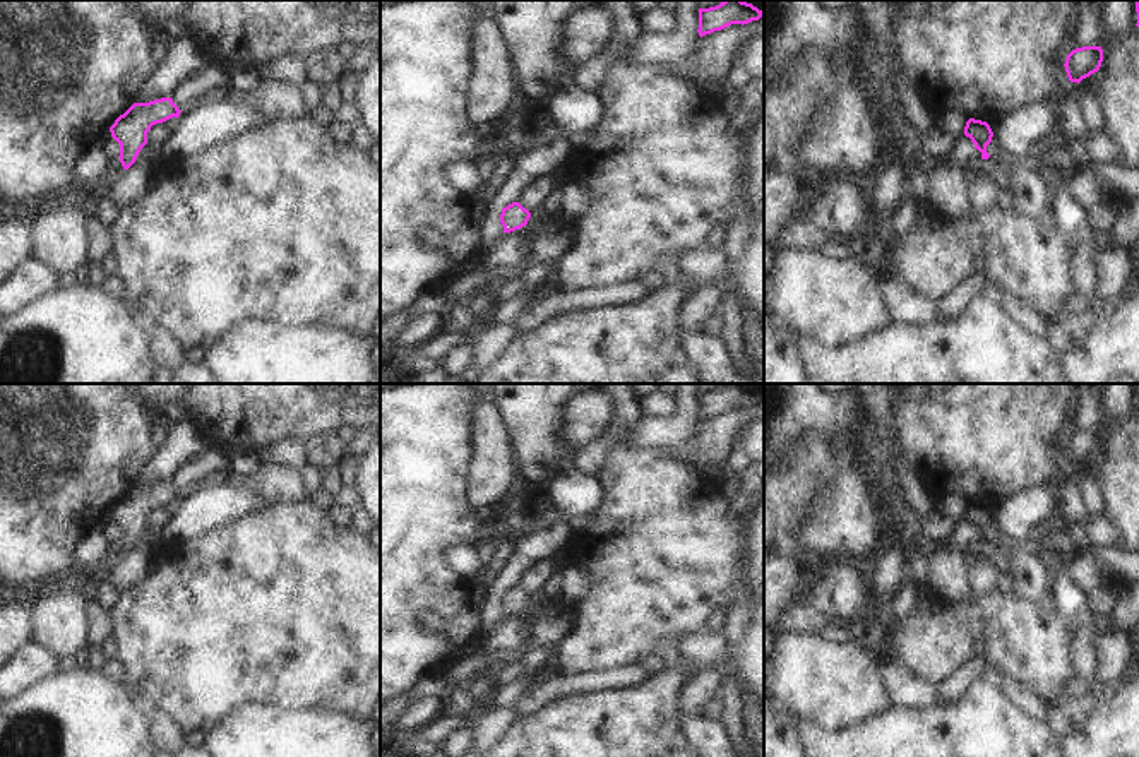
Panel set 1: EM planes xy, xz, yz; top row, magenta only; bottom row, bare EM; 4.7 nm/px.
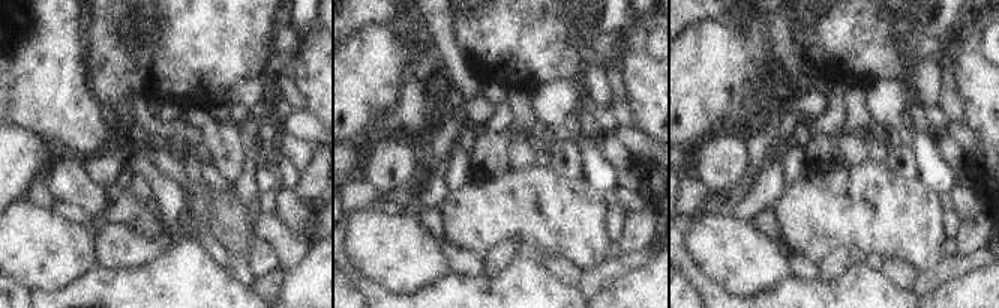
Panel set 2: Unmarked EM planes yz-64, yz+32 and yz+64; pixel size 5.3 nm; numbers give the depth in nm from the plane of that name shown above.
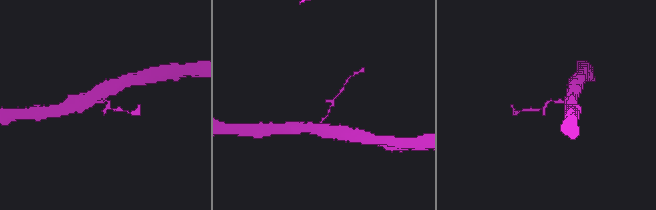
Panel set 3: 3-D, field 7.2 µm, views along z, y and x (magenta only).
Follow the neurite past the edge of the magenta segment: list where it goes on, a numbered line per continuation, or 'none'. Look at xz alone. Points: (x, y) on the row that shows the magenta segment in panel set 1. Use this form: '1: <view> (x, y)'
none.

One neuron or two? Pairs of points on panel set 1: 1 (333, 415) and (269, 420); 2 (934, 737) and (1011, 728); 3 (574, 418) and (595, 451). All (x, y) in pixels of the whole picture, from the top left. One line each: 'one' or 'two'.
1: one
2: one
3: two

